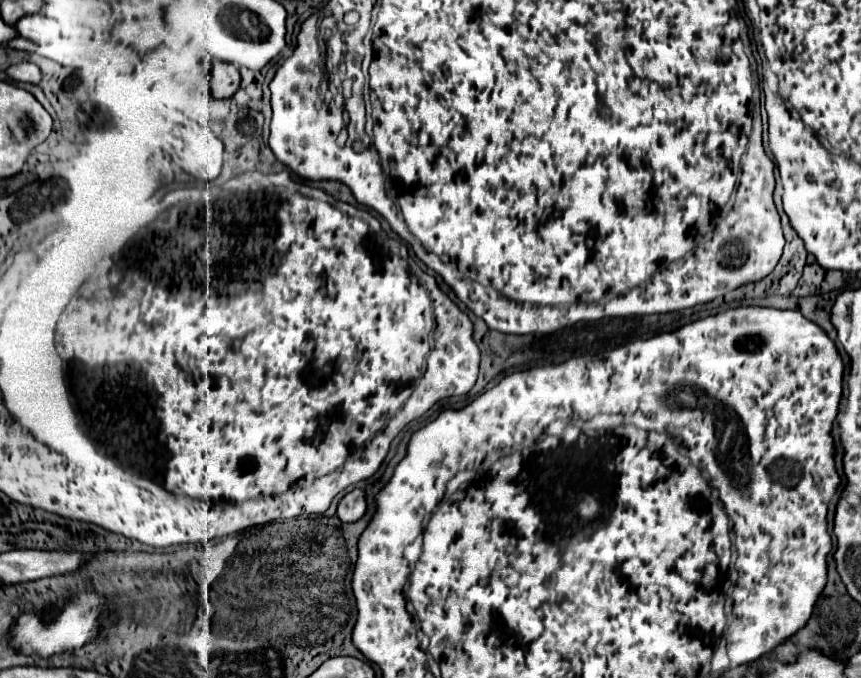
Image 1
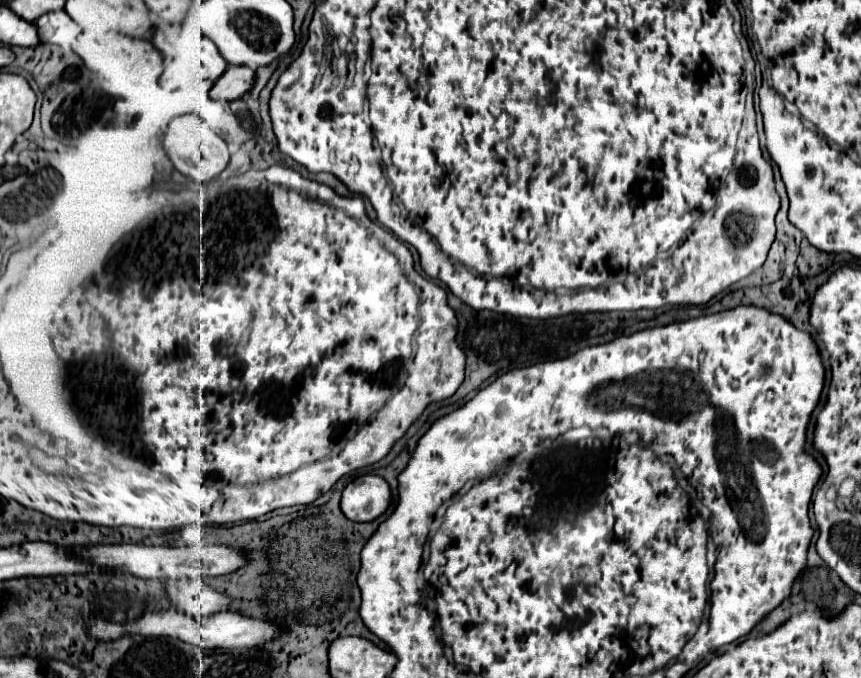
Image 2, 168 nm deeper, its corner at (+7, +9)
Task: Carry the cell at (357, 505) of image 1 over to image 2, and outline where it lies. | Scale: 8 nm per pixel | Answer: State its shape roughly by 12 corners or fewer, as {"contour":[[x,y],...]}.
{"contour":[[362,475],[342,491],[350,521],[374,521],[390,505],[390,487]]}

